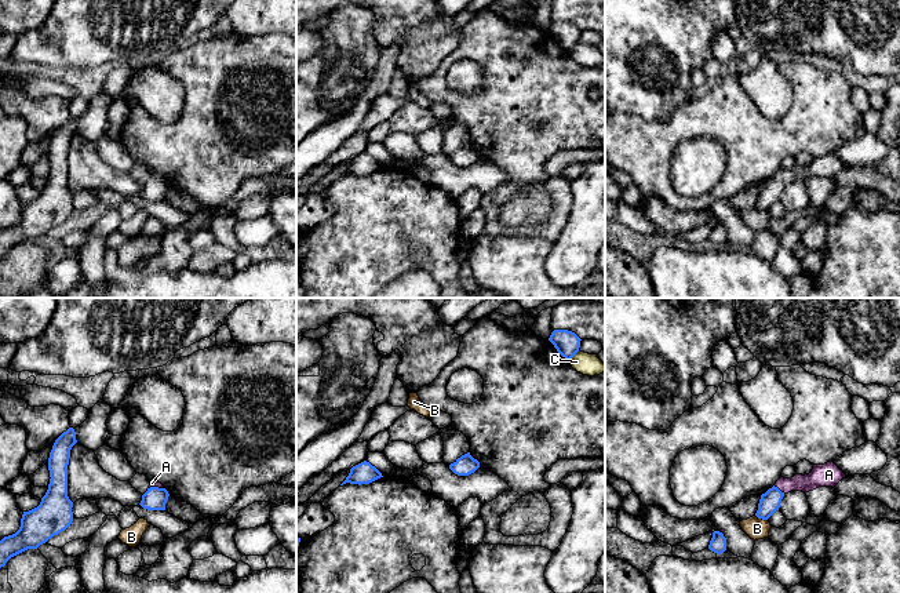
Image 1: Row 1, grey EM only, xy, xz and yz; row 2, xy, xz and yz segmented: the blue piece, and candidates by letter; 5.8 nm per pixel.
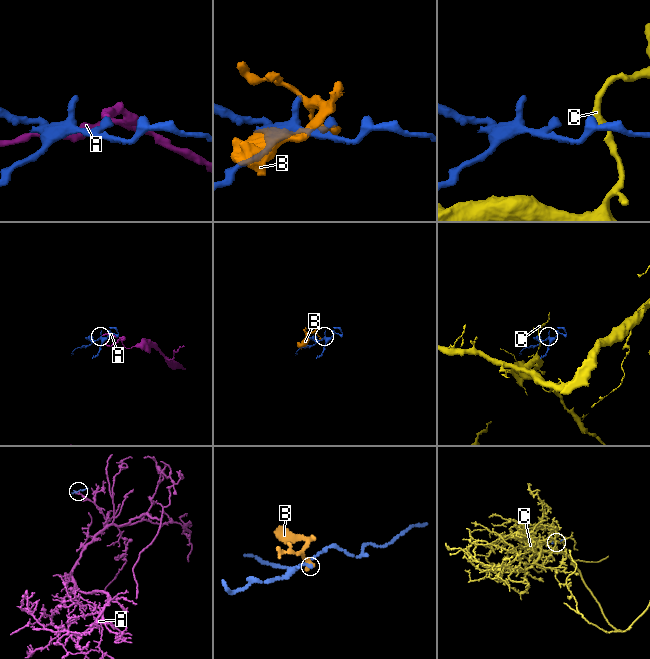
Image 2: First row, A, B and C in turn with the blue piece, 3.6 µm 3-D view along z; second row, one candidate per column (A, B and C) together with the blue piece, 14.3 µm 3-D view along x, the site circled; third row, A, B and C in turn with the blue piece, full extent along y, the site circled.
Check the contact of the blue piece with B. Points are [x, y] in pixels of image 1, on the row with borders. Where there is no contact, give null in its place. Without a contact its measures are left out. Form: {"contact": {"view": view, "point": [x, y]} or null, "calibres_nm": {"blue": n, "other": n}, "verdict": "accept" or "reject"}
{"contact": {"view": "yz", "point": [761, 517]}, "calibres_nm": {"blue": 120, "other": 130}, "verdict": "reject"}

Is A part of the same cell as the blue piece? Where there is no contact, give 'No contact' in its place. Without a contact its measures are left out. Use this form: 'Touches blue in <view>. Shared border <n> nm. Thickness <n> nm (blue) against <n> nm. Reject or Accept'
Touches blue in yz. Shared border 80 nm. Thickness 120 nm (blue) against 110 nm. Accept

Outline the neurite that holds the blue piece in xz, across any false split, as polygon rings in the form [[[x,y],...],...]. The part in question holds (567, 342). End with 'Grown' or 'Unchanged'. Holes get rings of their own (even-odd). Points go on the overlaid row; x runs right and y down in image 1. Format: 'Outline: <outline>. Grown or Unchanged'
Outline: [[[554,330],[549,341],[562,357],[571,360],[579,352],[582,339],[572,331]]]. Unchanged

